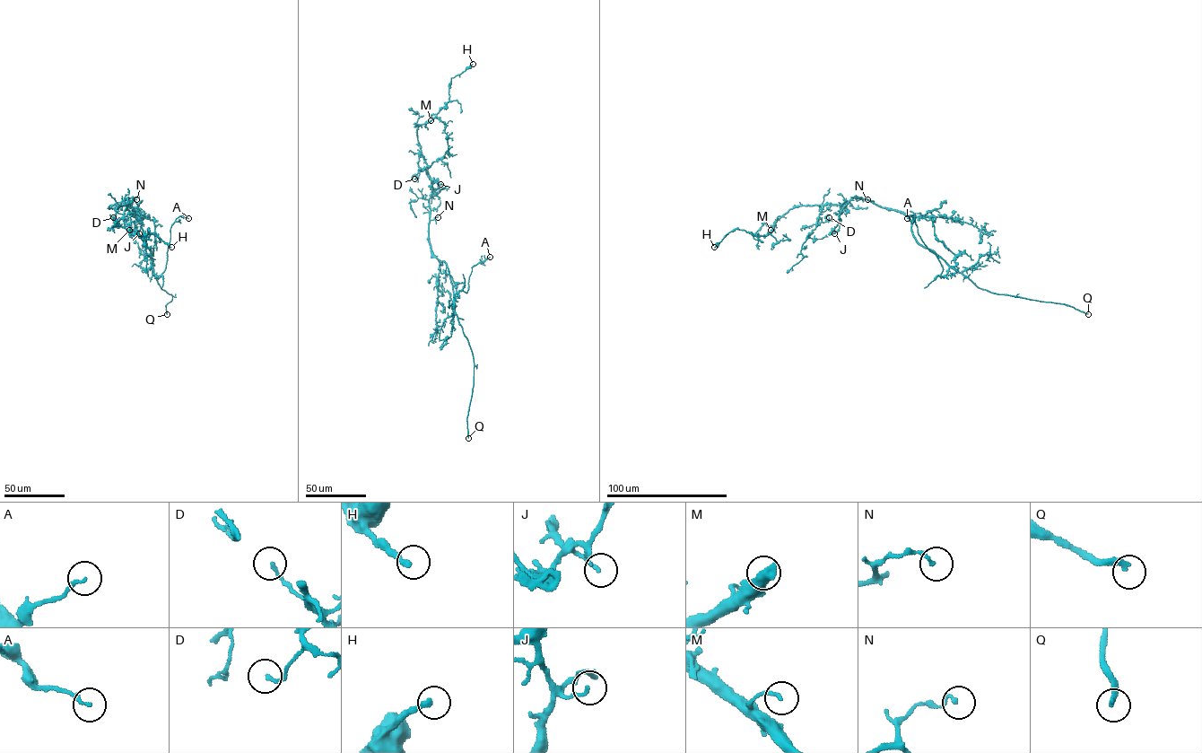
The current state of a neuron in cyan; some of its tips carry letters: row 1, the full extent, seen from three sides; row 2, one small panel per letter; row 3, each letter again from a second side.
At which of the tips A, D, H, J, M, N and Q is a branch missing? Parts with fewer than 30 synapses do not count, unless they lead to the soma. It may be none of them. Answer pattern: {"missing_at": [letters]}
{"missing_at": ["Q"]}

